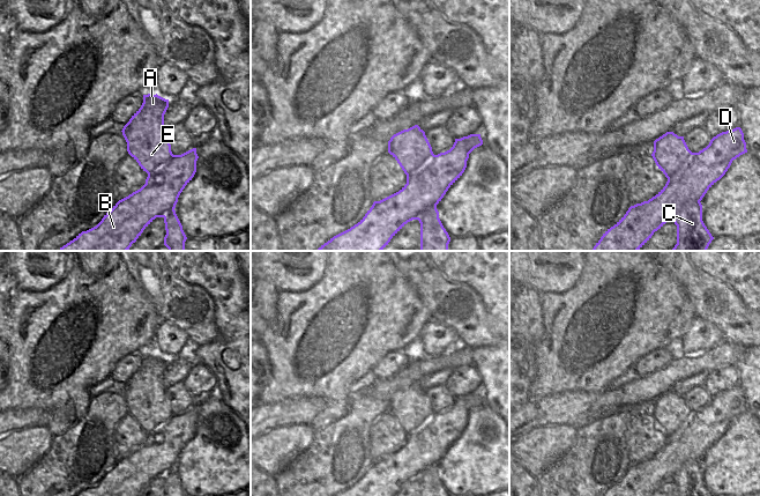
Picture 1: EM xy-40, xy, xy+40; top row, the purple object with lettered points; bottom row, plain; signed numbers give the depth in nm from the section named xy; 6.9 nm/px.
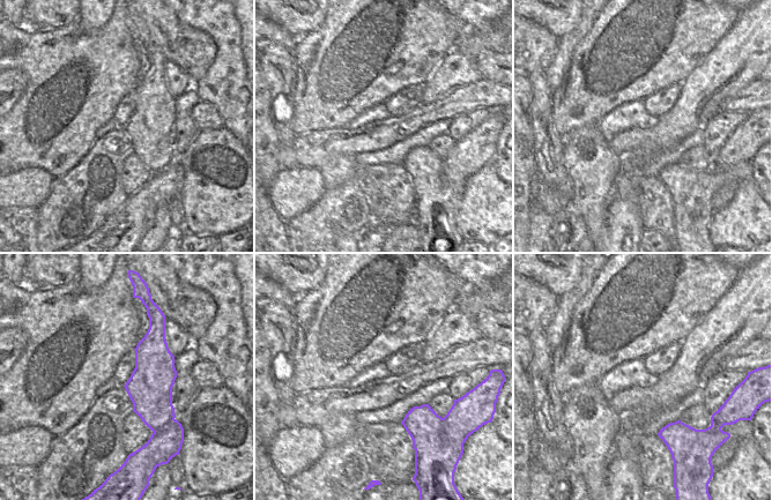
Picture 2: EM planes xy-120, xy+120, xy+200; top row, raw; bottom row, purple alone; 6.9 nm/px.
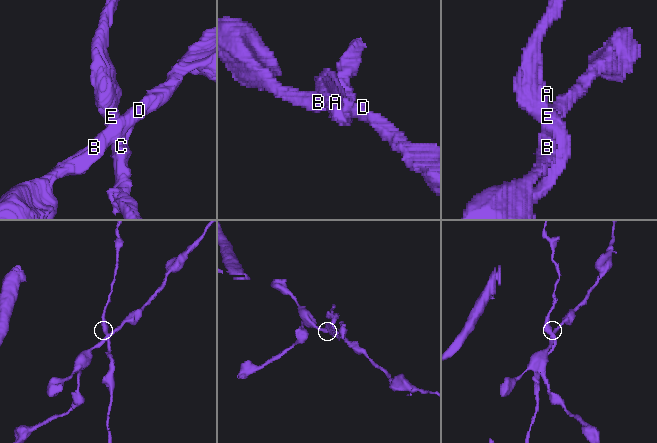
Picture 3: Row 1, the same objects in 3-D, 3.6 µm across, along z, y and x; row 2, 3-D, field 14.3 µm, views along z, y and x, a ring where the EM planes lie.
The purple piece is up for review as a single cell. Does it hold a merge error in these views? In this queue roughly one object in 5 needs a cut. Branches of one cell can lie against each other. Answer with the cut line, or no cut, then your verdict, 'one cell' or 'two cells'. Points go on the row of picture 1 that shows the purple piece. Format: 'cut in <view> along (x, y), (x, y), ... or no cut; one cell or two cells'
cut in xy+40 along (693, 153), (668, 178); two cells

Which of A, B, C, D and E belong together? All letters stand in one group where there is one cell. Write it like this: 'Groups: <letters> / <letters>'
Groups: A C E / B D.

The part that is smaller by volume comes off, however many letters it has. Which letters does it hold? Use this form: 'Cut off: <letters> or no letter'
Cut off: A, C, E

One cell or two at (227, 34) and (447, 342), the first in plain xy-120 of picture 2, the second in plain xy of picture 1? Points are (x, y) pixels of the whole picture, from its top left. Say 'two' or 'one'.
two

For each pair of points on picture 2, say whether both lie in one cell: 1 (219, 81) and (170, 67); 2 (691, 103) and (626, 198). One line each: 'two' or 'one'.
1: two
2: one

